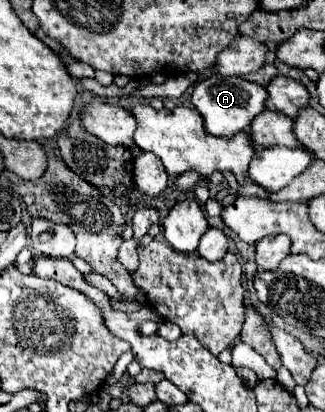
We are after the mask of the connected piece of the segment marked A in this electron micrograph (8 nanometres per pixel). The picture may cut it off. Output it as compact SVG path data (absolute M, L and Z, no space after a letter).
M210 75L202 79L192 93L192 103L204 117L204 127L208 129L208 133L222 139L232 139L236 133L244 131L258 113L266 111L266 99L268 91L262 85L242 77L224 75Z

